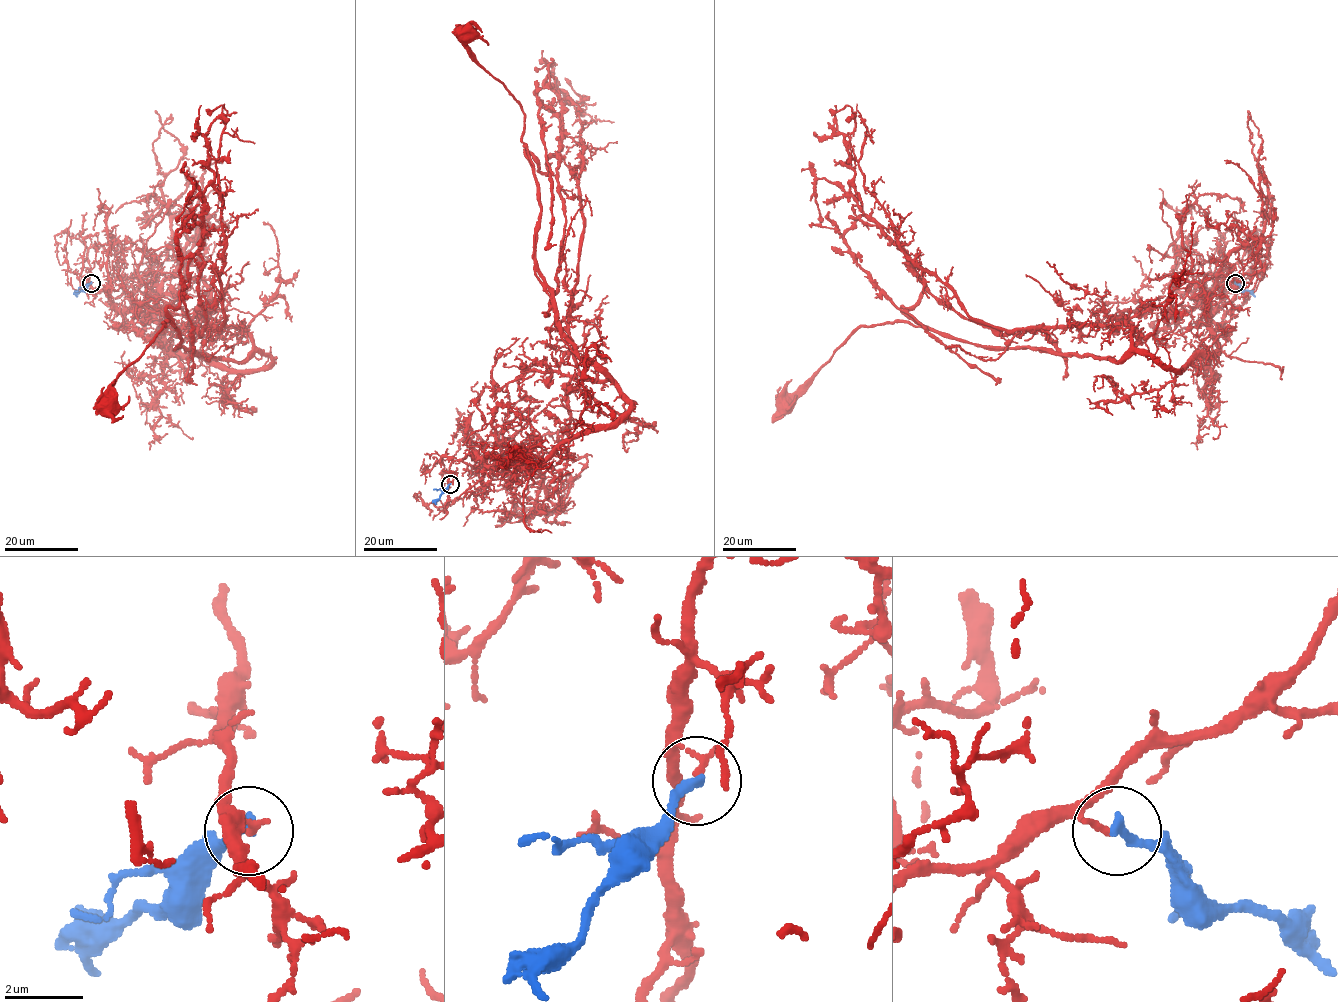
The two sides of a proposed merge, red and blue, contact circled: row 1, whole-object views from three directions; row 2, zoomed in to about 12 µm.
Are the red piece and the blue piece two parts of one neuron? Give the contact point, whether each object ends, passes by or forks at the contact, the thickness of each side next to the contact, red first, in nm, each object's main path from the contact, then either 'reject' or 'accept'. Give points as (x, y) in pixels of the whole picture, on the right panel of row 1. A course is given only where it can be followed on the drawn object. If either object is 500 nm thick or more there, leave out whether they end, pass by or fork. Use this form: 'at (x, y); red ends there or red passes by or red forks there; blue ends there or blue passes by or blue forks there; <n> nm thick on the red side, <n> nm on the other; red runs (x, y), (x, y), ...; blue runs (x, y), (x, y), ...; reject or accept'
at (1235, 283); red ends there; blue ends there; 150 nm thick on the red side, 300 nm on the other; red runs (1234, 283), (1207, 295), (1217, 350), (1183, 370), (884, 322), (860, 326), (785, 403); blue runs (1234, 283), (1254, 293); reject

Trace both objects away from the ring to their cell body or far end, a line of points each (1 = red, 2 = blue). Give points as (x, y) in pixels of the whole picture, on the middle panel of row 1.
1: (450, 483), (468, 455), (541, 463), (630, 405), (562, 332), (536, 260), (523, 109), (464, 34)
2: (450, 483), (432, 503)

